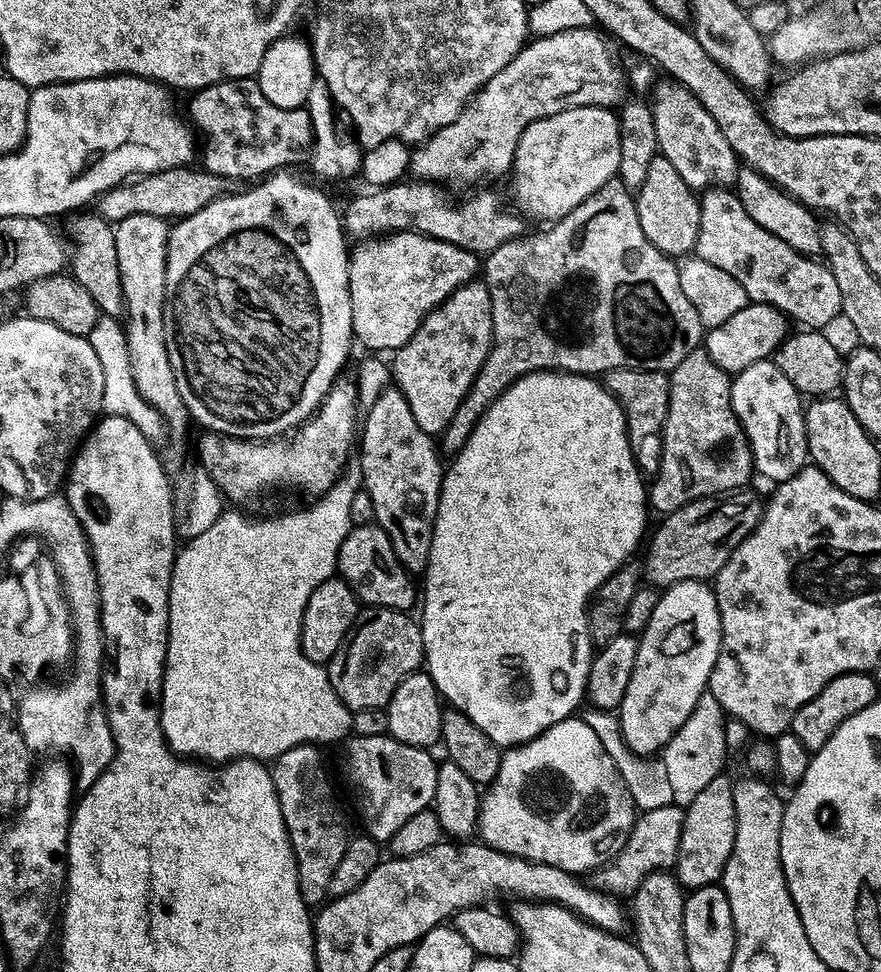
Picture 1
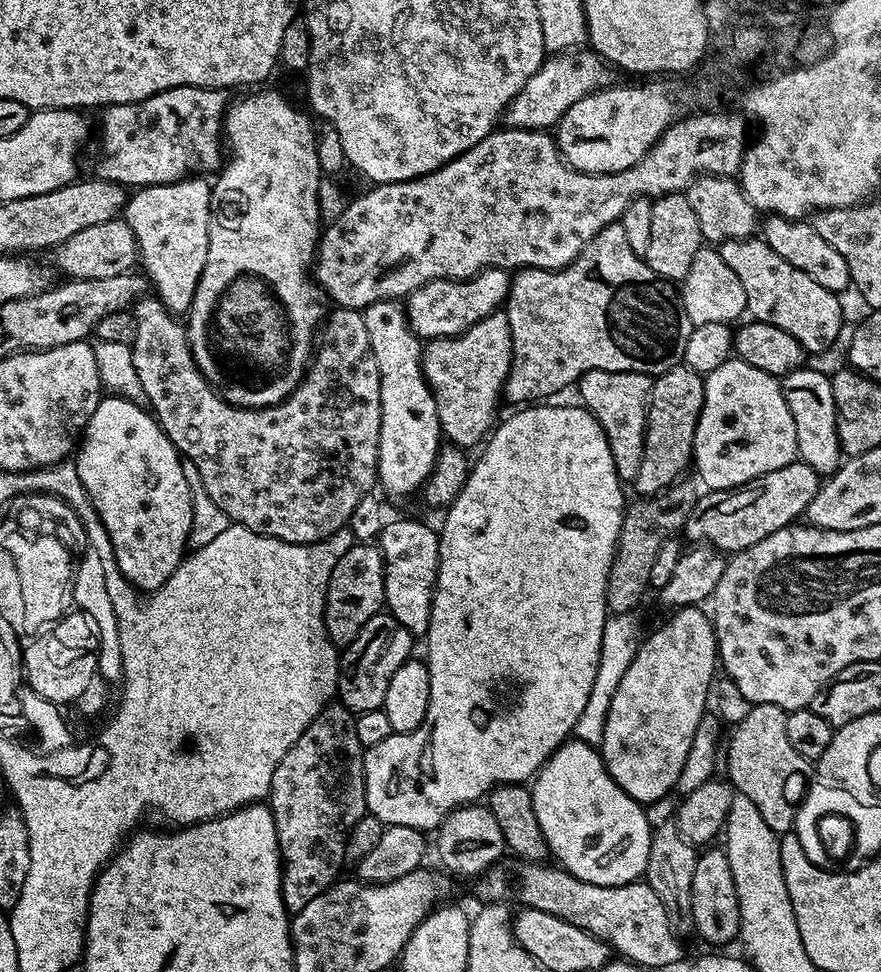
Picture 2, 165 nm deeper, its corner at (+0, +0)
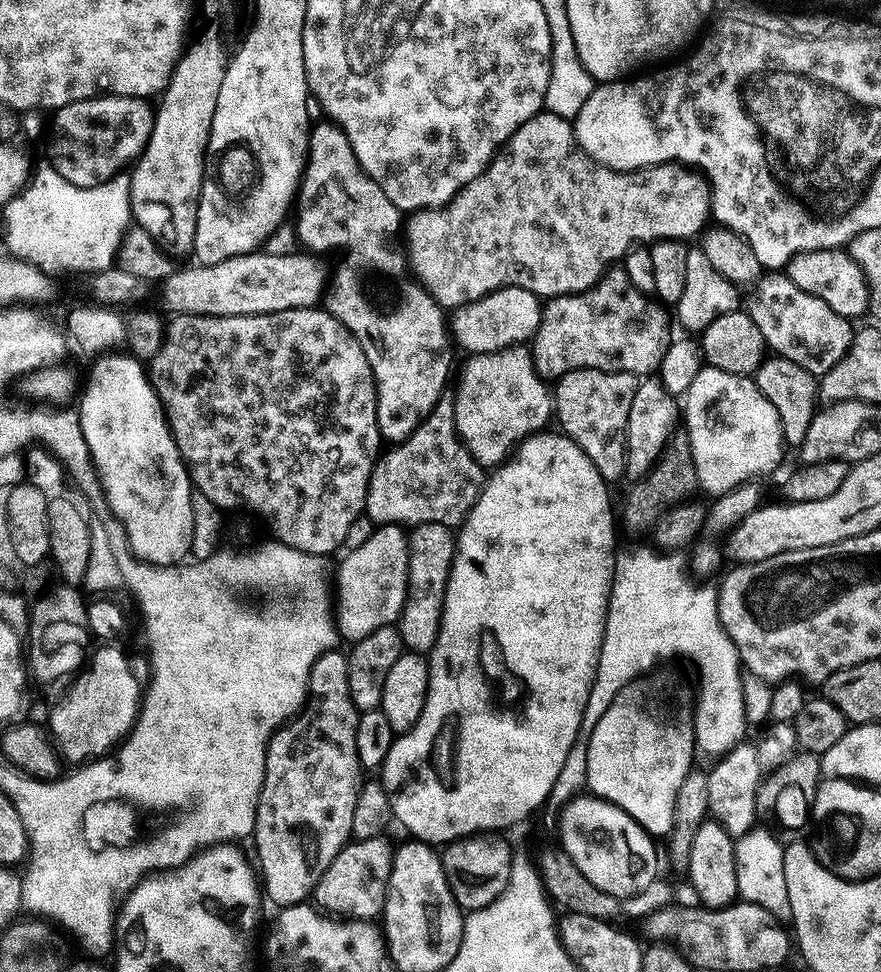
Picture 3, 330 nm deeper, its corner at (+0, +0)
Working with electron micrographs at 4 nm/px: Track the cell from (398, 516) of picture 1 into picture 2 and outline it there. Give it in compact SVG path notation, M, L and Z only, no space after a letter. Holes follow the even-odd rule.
M379 300L363 309L366 334L370 334L370 346L374 350L374 362L378 362L380 375L380 433L378 434L378 462L376 479L384 487L383 495L412 496L421 491L428 476L434 470L442 447L442 433L438 422L438 410L434 406L432 390L424 380L422 363L422 340L408 325L403 307L396 300Z

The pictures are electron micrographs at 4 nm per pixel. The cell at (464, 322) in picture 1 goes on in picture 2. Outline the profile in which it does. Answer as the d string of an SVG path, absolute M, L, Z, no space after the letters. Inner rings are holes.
M504 310L490 314L461 336L442 336L423 345L424 380L432 390L440 431L447 443L471 450L491 433L498 420L496 396L498 400L511 361L510 322Z

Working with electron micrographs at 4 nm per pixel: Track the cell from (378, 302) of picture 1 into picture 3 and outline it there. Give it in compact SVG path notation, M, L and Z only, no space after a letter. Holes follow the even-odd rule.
M500 288L496 292L455 309L450 316L450 332L465 348L465 353L497 352L503 348L524 346L536 335L542 311L541 297L521 288Z

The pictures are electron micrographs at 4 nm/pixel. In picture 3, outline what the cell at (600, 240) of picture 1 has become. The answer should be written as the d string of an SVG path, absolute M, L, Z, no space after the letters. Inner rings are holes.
M613 266L600 277L600 281L596 283L594 290L586 292L575 292L572 296L553 296L543 305L540 313L540 325L536 331L536 335L530 341L530 351L532 360L536 363L536 373L545 378L559 378L565 376L568 372L574 370L582 370L583 368L593 368L594 370L602 370L603 372L632 372L637 378L647 377L649 374L655 373L660 367L662 358L666 354L670 343L670 335L668 336L668 316L663 312L663 307L650 308L644 304L645 295L640 293L637 288L630 282L627 272L623 267Z

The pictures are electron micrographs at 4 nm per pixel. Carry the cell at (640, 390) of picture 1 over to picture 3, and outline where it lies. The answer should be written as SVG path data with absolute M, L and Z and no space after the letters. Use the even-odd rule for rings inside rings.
M583 368L566 373L559 377L554 384L554 420L560 423L559 431L573 440L590 458L594 470L605 482L613 482L619 476L625 475L624 463L628 457L628 447L624 444L624 435L630 416L630 402L634 402L634 390L638 378L632 372L603 372L593 368Z

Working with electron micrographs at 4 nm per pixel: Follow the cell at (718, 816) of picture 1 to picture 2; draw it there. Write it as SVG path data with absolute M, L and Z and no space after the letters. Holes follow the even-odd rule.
M769 703L753 705L750 713L731 729L732 734L724 750L729 783L737 791L754 792L767 824L780 834L787 833L793 827L796 801L792 794L801 797L807 791L810 782L808 774L812 772L811 761L798 753L786 735L787 717L788 713L780 706Z

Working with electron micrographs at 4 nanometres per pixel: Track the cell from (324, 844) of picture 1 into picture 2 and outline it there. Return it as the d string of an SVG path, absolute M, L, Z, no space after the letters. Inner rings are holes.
M333 702L322 709L314 718L314 722L310 722L310 726L306 726L306 730L302 730L302 738L298 738L298 742L294 742L294 746L290 746L290 750L286 750L286 754L282 754L282 762L278 762L278 766L272 775L270 782L270 790L266 797L266 803L272 809L272 817L274 818L274 826L278 834L278 846L280 847L280 862L282 871L282 898L287 906L289 913L295 914L302 910L302 906L306 906L309 902L314 902L314 898L318 898L318 894L326 891L330 885L336 883L341 875L340 867L345 867L346 861L344 851L346 850L347 838L351 832L351 828L366 815L368 803L364 797L364 745L358 742L358 730L356 729L356 716L350 709L344 707L339 702Z

